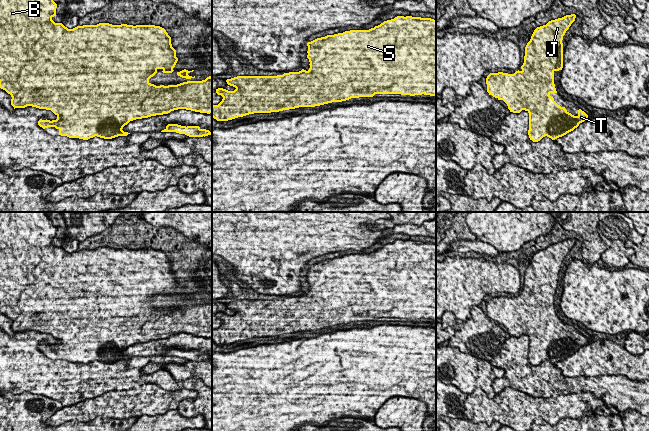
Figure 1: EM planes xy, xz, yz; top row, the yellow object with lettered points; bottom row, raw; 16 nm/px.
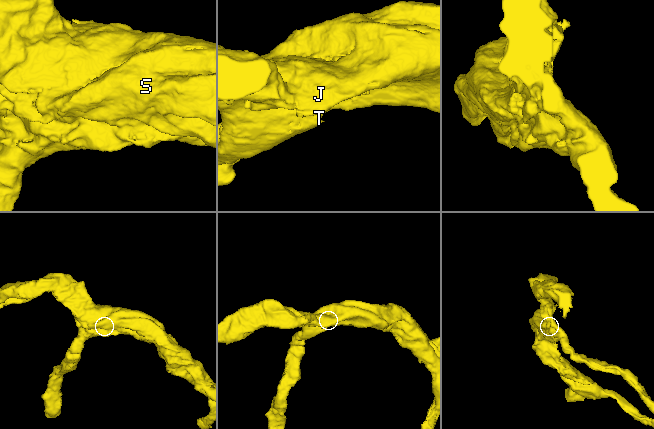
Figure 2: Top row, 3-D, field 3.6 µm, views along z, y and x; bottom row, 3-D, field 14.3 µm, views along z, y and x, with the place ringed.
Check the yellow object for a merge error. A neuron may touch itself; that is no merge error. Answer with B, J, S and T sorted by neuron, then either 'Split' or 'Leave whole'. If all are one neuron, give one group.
Groups: B J S T. Leave whole

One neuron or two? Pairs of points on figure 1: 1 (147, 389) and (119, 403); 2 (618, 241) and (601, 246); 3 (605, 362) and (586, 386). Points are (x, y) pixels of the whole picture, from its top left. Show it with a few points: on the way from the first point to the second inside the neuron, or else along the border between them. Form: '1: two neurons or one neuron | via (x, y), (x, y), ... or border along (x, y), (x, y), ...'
1: one neuron | via (140, 396), (132, 403), (126, 403)
2: two neurons | border along (598, 222), (597, 232), (607, 246), (601, 258)
3: two neurons | border along (616, 375), (569, 377)

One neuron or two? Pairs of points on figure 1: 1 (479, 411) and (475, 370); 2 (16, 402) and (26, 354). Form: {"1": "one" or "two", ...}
{"1": "two", "2": "two"}

